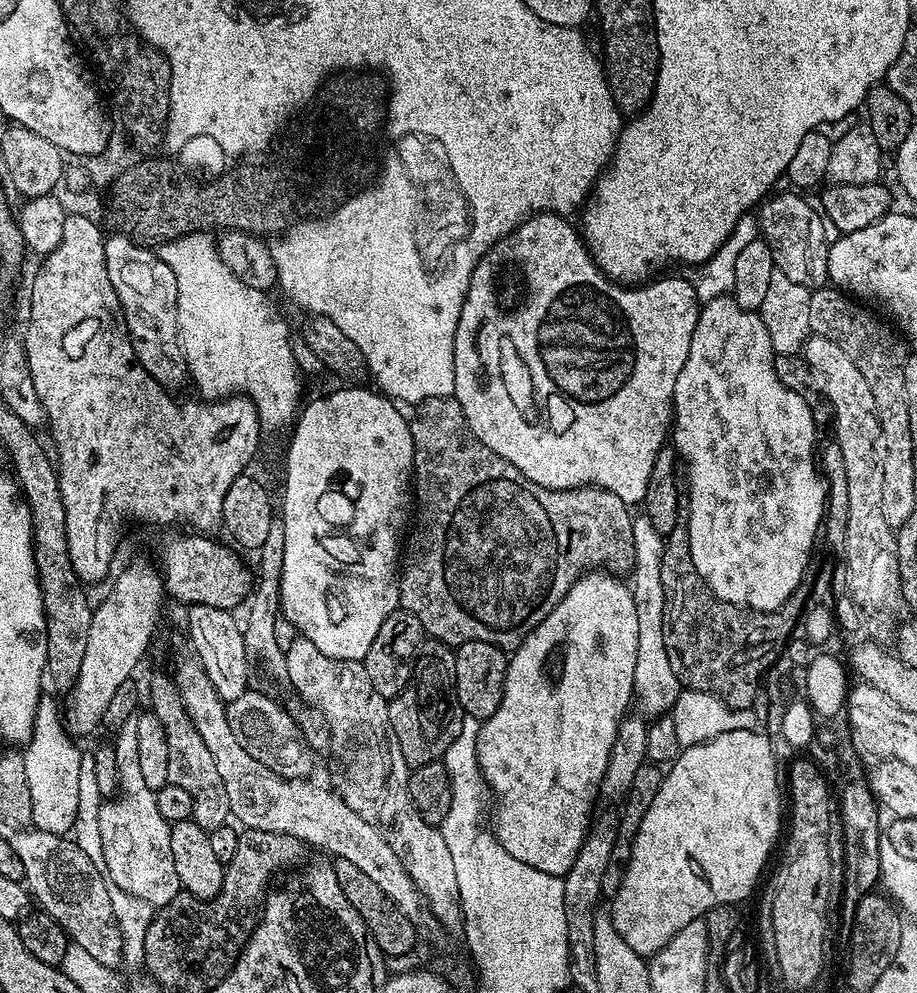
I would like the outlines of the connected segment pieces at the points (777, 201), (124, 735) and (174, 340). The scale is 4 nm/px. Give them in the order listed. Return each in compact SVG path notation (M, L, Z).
M792 190L787 191L781 196L773 195L759 205L759 235L770 246L772 261L776 263L779 272L786 274L786 278L791 278L792 281L798 282L798 286L806 286L810 290L823 288L829 283L828 245L830 236L824 233L825 217L815 207L812 209L800 197L803 195Z
M135 719L128 720L115 733L114 758L118 758L118 782L120 791L117 795L105 799L100 813L96 816L96 832L100 835L100 852L104 855L102 868L107 879L115 887L120 888L132 900L140 900L143 904L159 906L170 902L181 895L182 889L178 882L178 870L174 870L174 853L170 848L171 827L162 814L158 814L156 793L150 786L146 786L146 778L142 778L140 765L140 747L138 746L138 730Z
M109 235L104 241L104 249L106 274L110 274L110 286L114 286L114 294L118 294L138 362L159 384L176 390L183 380L189 379L189 374L180 345L180 327L176 325L178 282L174 270L170 270L151 247L137 244L129 236Z

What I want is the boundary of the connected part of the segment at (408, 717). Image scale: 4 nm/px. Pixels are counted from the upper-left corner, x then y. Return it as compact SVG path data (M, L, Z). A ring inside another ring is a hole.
M425 639L412 666L410 682L394 699L388 701L390 726L394 730L394 738L398 738L398 746L402 746L402 758L406 758L409 769L421 768L430 762L440 760L450 742L454 742L454 738L460 732L462 713L456 693L455 661L456 653L449 645L443 644L441 640Z

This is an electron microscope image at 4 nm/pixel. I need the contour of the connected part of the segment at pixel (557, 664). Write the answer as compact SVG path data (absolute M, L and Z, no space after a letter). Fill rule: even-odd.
M589 570L574 582L574 586L570 586L570 590L562 599L556 601L554 610L550 610L550 614L545 620L511 653L506 670L502 702L498 702L498 710L494 710L494 714L490 714L490 718L481 723L478 734L478 746L476 747L478 766L494 797L496 839L511 856L518 858L518 862L533 864L535 868L540 868L546 874L554 874L561 878L568 873L570 866L574 866L580 848L584 845L584 840L588 837L594 823L592 803L596 800L596 792L598 796L601 791L606 766L610 762L612 747L620 729L620 722L629 711L630 703L634 698L634 666L638 662L638 613L634 610L631 587L625 581L623 584L620 580L623 579L619 575L610 572Z

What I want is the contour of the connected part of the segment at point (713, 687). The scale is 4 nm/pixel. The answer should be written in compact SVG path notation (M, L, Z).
M682 518L674 526L668 537L662 554L662 594L666 598L664 607L664 637L666 650L672 663L672 669L685 689L705 691L706 694L722 694L728 698L728 705L733 709L746 709L752 692L758 697L762 688L760 679L764 671L781 658L786 645L793 639L798 628L798 621L804 612L804 604L810 598L811 587L818 578L821 561L809 558L806 570L790 598L775 612L753 612L750 608L738 608L735 604L720 600L709 590L706 584L700 584L700 575L694 566L694 558L690 558L690 542L688 541L688 521Z

